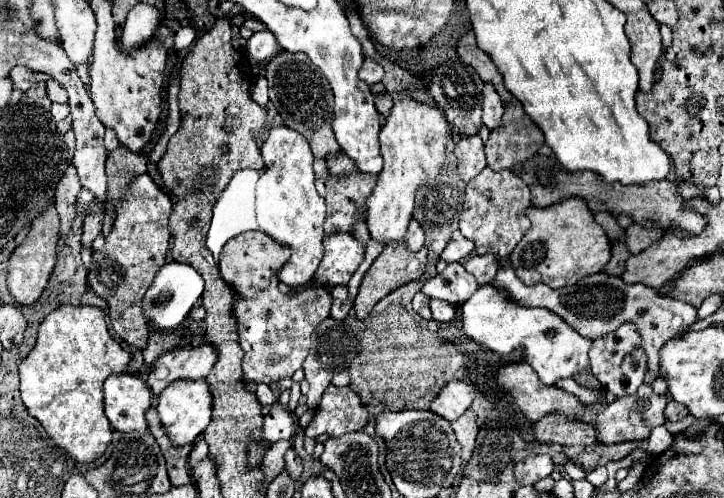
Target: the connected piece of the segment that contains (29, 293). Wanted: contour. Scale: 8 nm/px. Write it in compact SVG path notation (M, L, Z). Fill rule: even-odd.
M52 203L52 205L48 205L48 209L44 209L44 213L40 213L40 217L36 217L26 239L10 253L6 287L18 305L32 305L42 295L46 281L56 265L54 249L56 249L56 241L58 241L58 225L60 225L60 219L58 219L56 207Z

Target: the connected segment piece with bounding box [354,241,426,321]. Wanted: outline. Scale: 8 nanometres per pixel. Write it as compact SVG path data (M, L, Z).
M396 241L394 245L386 245L384 251L376 257L376 261L372 263L372 267L368 269L368 273L366 273L364 279L362 279L358 297L354 299L356 319L362 321L364 317L368 317L368 313L372 311L372 307L374 307L382 297L386 297L390 291L398 289L398 287L404 285L404 283L416 281L416 279L424 273L424 265L426 265L426 249L420 249L420 251L414 253L414 251L410 251L402 241Z

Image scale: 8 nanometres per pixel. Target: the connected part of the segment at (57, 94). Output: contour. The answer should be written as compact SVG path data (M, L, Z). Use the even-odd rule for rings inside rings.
M48 81L48 99L52 103L68 103L66 91L56 81Z

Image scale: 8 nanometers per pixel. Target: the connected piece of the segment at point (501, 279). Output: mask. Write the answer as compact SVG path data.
M502 265L498 269L496 279L492 281L492 285L506 289L506 293L514 299L520 301L522 305L532 305L532 307L546 307L550 311L554 311L556 315L560 315L570 327L574 327L582 337L588 339L598 339L604 337L612 331L616 331L620 325L624 323L632 323L636 327L636 331L642 337L642 345L644 351L648 355L648 371L656 377L660 377L658 371L658 349L668 341L678 337L680 333L688 331L690 325L696 321L696 309L688 303L682 303L678 299L672 297L662 297L656 295L654 289L636 283L636 285L628 285L624 283L620 277L610 277L606 273L594 273L590 277L580 279L576 285L570 287L562 287L562 289L552 289L548 285L524 285L514 269L510 265Z

